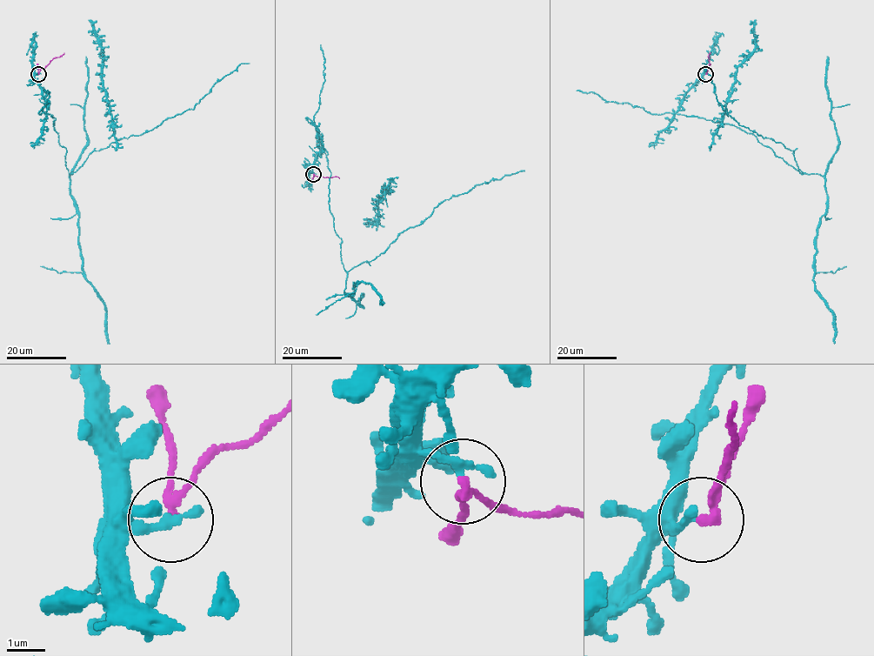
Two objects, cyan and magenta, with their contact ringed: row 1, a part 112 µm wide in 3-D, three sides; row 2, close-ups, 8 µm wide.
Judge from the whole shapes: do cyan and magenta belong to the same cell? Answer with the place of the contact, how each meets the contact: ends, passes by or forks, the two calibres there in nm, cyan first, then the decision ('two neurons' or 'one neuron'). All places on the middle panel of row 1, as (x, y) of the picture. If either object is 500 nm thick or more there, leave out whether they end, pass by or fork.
(313, 174) | cyan ends | magenta passes by | 240/180 nm | two neurons

